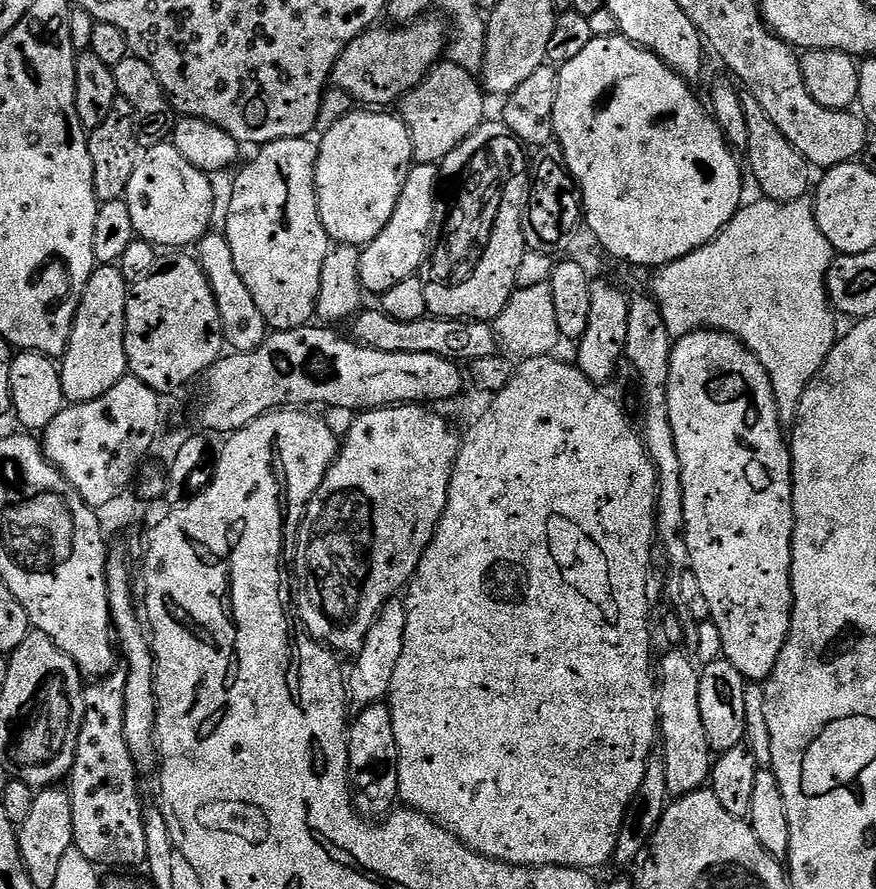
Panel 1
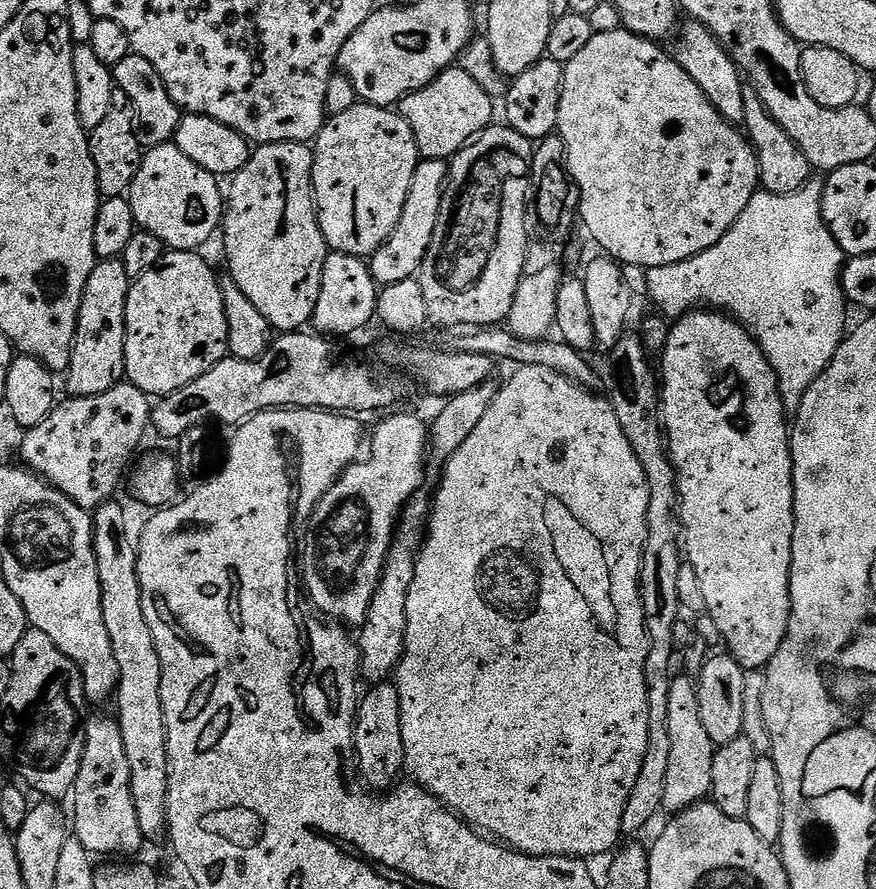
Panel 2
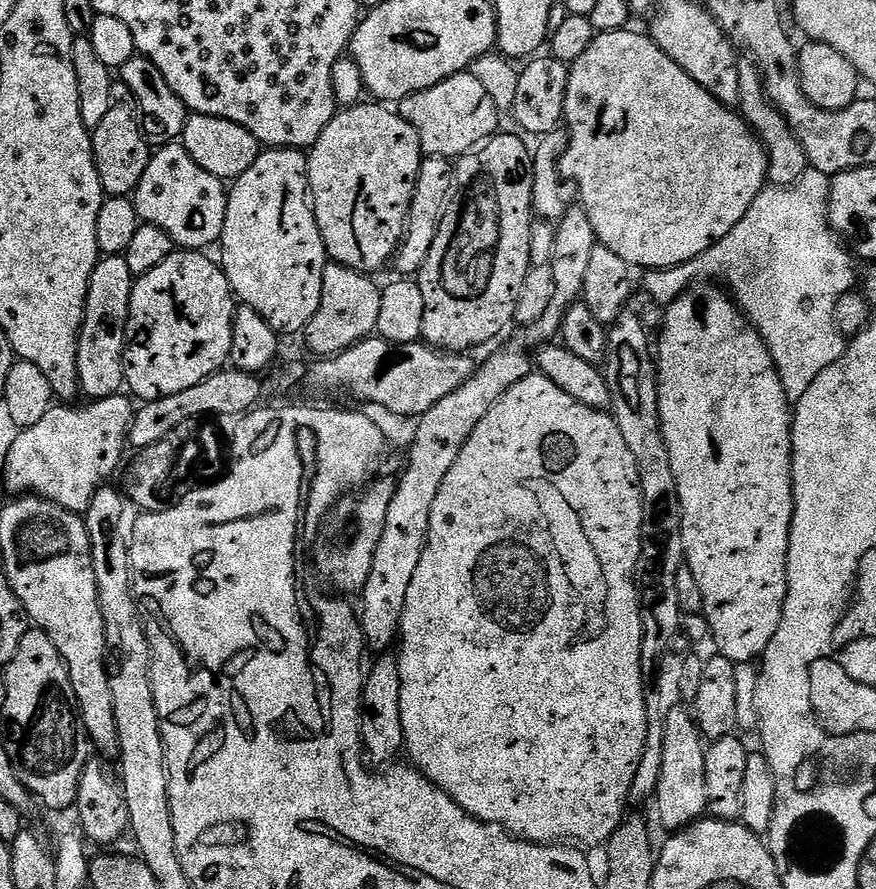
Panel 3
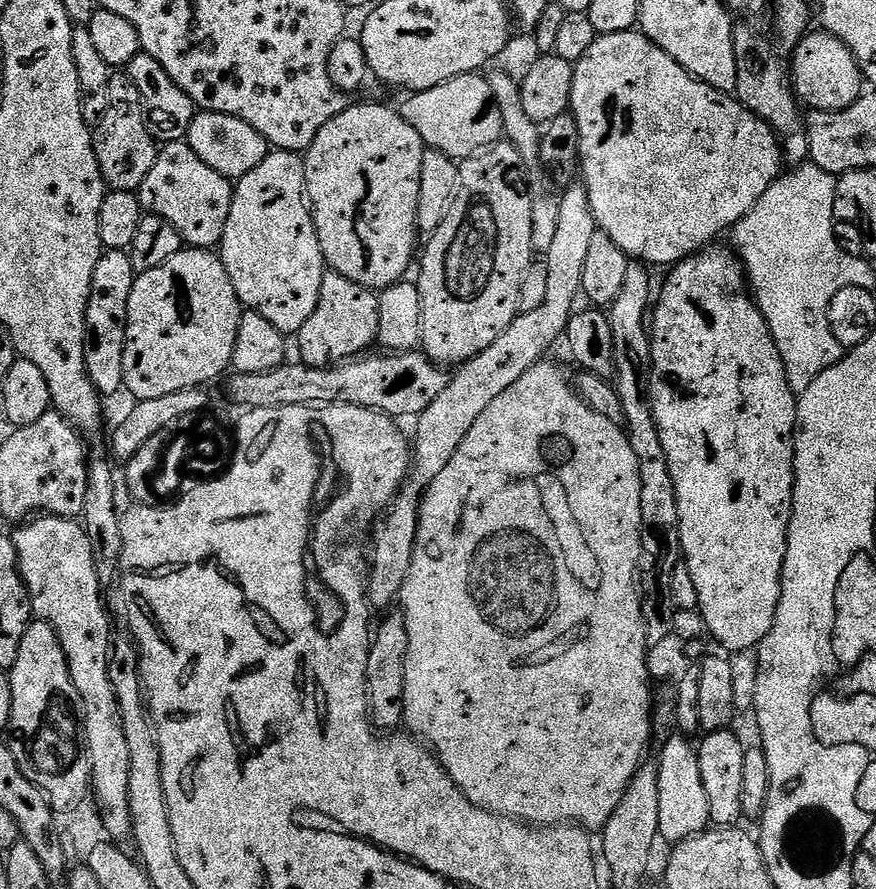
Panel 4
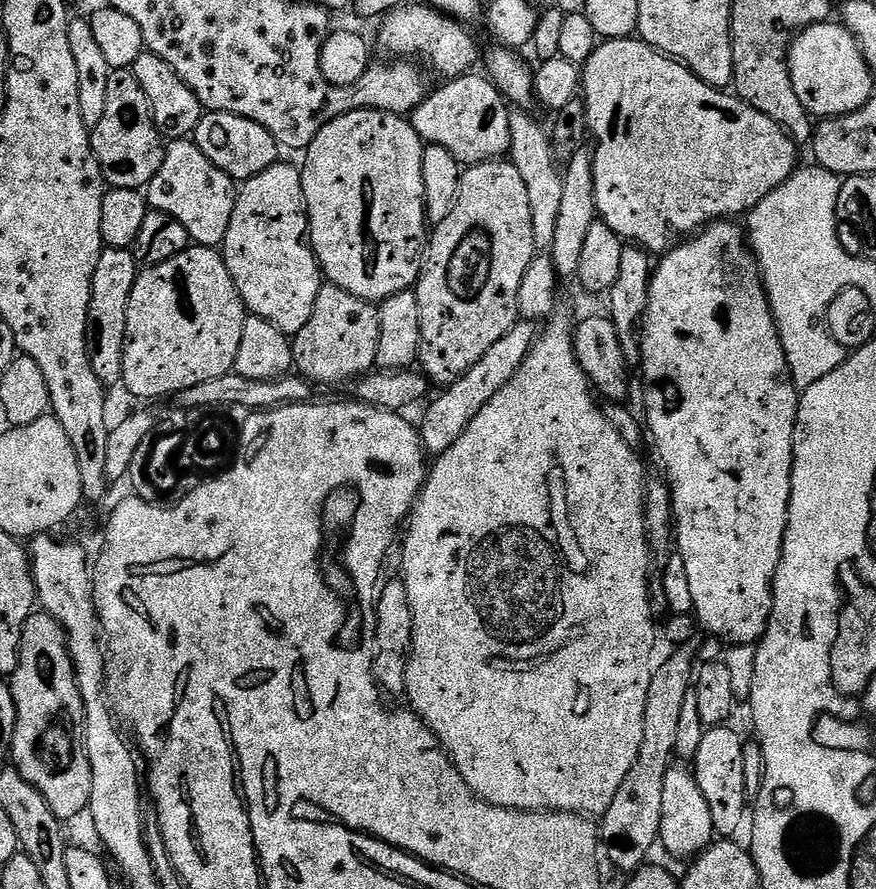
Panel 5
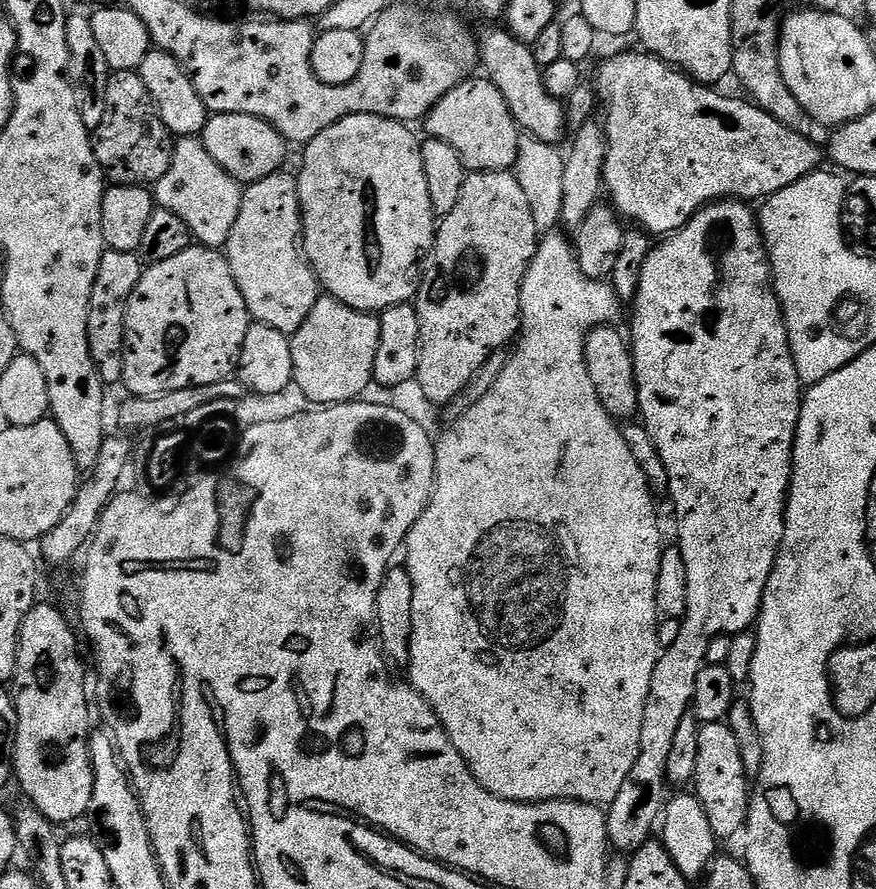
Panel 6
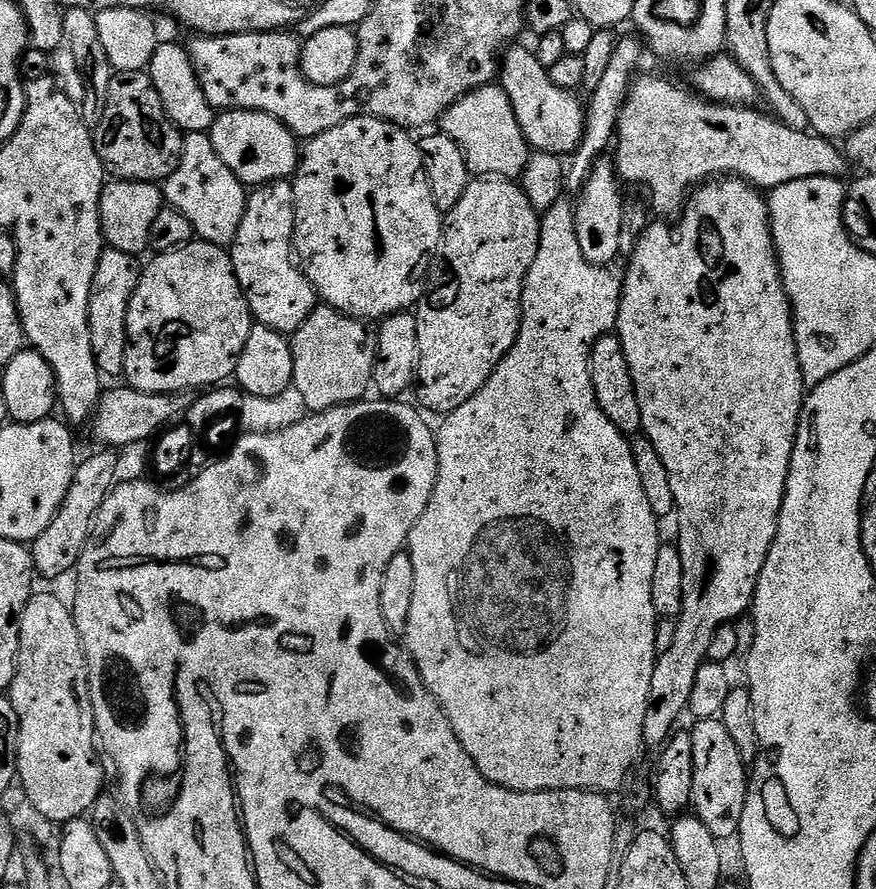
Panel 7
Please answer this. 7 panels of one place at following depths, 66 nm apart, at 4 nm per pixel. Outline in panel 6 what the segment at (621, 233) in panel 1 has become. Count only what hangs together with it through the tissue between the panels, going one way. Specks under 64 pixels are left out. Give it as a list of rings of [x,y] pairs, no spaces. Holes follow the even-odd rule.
[[[643,50],[637,52],[620,52],[617,56],[612,56],[597,71],[594,76],[594,83],[598,93],[599,103],[602,105],[602,123],[604,126],[604,137],[606,138],[606,162],[604,163],[604,186],[603,191],[610,201],[611,207],[615,208],[617,213],[625,221],[631,222],[635,227],[644,229],[652,238],[667,238],[673,232],[679,232],[690,222],[690,218],[699,212],[706,204],[713,203],[725,198],[735,198],[745,202],[763,201],[765,198],[773,196],[778,190],[786,190],[798,178],[809,176],[812,172],[821,167],[820,156],[822,160],[822,148],[815,144],[815,139],[798,134],[782,122],[778,122],[770,114],[766,114],[757,104],[749,102],[747,99],[735,100],[732,96],[723,96],[716,92],[715,87],[697,84],[691,76],[675,69],[672,65],[659,60]]]

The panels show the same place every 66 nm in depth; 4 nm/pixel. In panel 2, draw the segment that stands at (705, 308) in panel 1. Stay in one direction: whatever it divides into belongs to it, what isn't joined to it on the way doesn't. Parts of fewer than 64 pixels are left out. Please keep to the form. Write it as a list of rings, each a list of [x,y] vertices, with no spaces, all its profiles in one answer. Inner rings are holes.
[[[816,178],[809,179],[808,183],[803,184],[794,194],[774,194],[773,192],[757,190],[754,198],[750,198],[750,203],[746,205],[746,210],[742,210],[742,214],[738,214],[738,222],[734,222],[734,226],[730,226],[728,233],[719,242],[714,242],[714,246],[710,246],[710,250],[702,250],[702,254],[698,254],[694,258],[686,258],[686,262],[674,262],[670,266],[647,269],[646,272],[646,276],[648,276],[648,296],[661,308],[657,309],[665,317],[679,318],[685,316],[686,313],[693,311],[697,306],[703,305],[700,303],[705,300],[708,303],[705,305],[709,309],[723,310],[727,315],[739,320],[751,332],[760,344],[760,349],[766,354],[766,358],[780,383],[784,411],[788,414],[794,414],[802,406],[802,398],[806,398],[806,390],[810,390],[810,386],[814,386],[814,382],[820,377],[822,370],[826,370],[826,366],[830,366],[834,354],[838,354],[838,346],[843,342],[846,335],[846,327],[844,328],[846,301],[844,287],[840,285],[840,277],[844,271],[846,257],[838,246],[836,239],[830,234],[830,230],[824,221],[824,215],[822,214],[823,197],[824,185],[819,179],[816,181]]]

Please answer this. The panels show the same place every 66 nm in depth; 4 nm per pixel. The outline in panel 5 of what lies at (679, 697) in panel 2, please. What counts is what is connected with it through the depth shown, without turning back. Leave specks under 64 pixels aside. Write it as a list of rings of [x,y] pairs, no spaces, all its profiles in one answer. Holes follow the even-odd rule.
[[[673,763],[666,770],[666,782],[662,782],[662,822],[659,847],[665,848],[676,860],[691,861],[713,843],[717,835],[714,818],[710,818],[710,805],[702,790],[698,790],[695,771],[683,763]]]

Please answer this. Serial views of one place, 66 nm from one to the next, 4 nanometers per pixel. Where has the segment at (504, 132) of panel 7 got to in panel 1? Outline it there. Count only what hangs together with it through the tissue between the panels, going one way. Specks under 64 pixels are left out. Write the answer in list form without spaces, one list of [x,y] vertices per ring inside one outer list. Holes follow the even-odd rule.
[[[441,62],[398,104],[398,112],[412,139],[412,159],[418,164],[439,165],[463,140],[485,123],[485,89],[473,73],[462,66]]]

